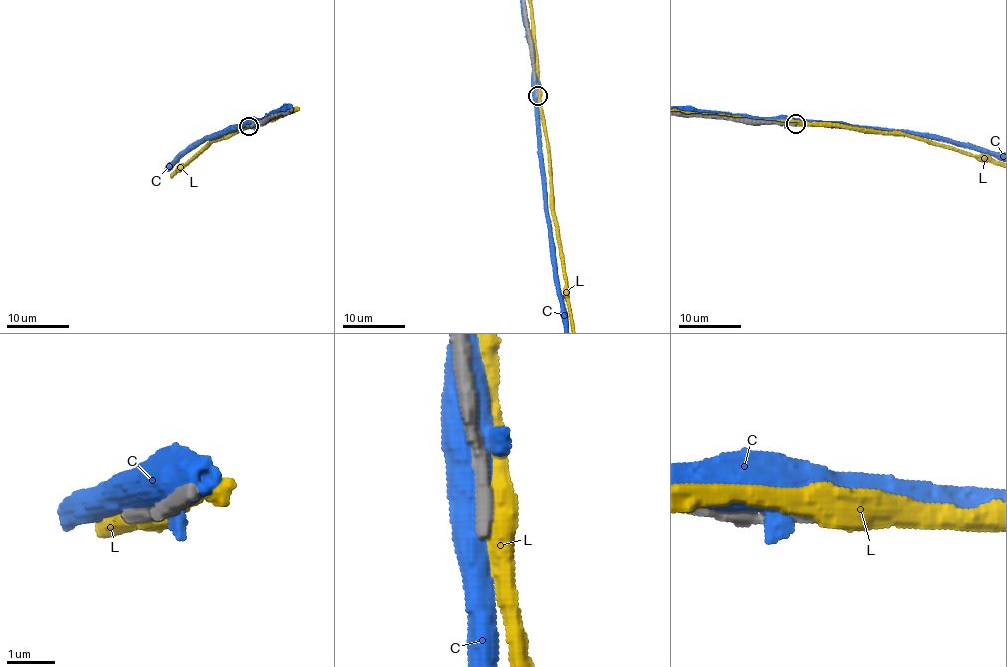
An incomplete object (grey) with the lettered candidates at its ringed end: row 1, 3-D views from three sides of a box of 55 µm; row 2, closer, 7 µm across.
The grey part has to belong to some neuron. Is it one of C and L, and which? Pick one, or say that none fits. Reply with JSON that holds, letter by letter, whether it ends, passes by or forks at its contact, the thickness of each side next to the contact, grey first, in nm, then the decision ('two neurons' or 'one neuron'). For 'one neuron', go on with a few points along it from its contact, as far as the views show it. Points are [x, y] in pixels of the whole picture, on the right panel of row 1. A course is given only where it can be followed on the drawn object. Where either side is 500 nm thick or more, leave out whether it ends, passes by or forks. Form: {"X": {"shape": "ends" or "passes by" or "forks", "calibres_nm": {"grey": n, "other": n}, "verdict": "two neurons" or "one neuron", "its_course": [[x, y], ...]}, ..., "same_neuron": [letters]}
{"C": {"calibres_nm": {"grey": 260, "other": 850}, "verdict": "two neurons"}, "L": {"calibres_nm": {"grey": 340, "other": 550}, "verdict": "two neurons"}, "same_neuron": []}

